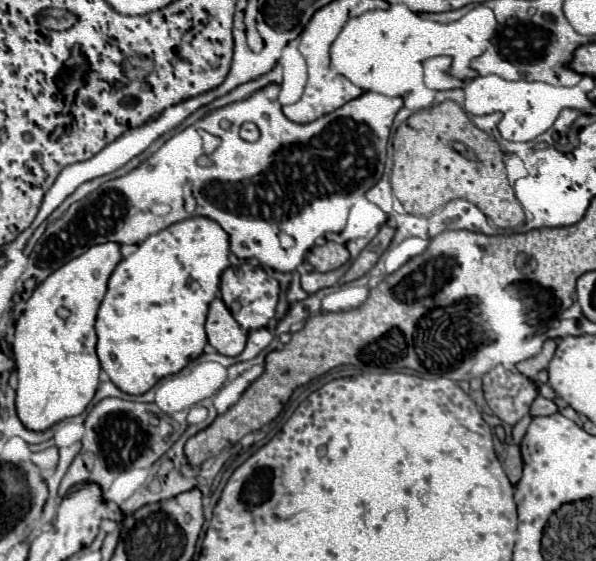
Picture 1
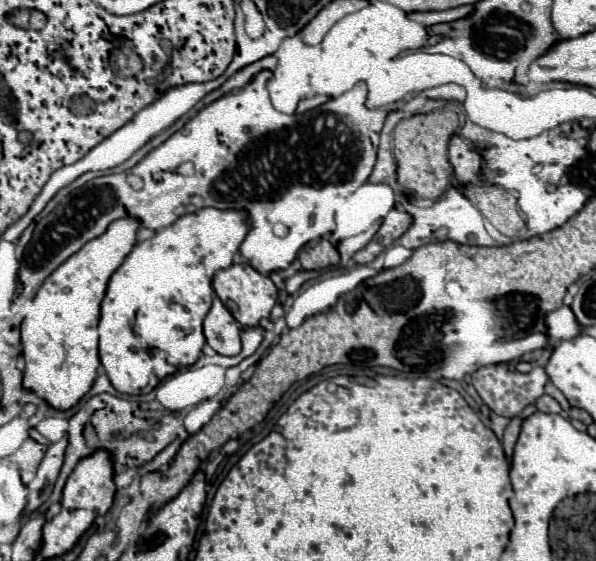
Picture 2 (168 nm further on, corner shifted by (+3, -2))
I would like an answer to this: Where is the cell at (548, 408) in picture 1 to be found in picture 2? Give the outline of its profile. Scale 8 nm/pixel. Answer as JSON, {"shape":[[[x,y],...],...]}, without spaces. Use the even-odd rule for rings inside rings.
{"shape":[[[543,395],[539,397],[539,401],[535,401],[535,407],[537,411],[543,411],[543,413],[557,413],[557,415],[565,415],[565,411],[559,407],[559,403],[549,397],[549,395]]]}

